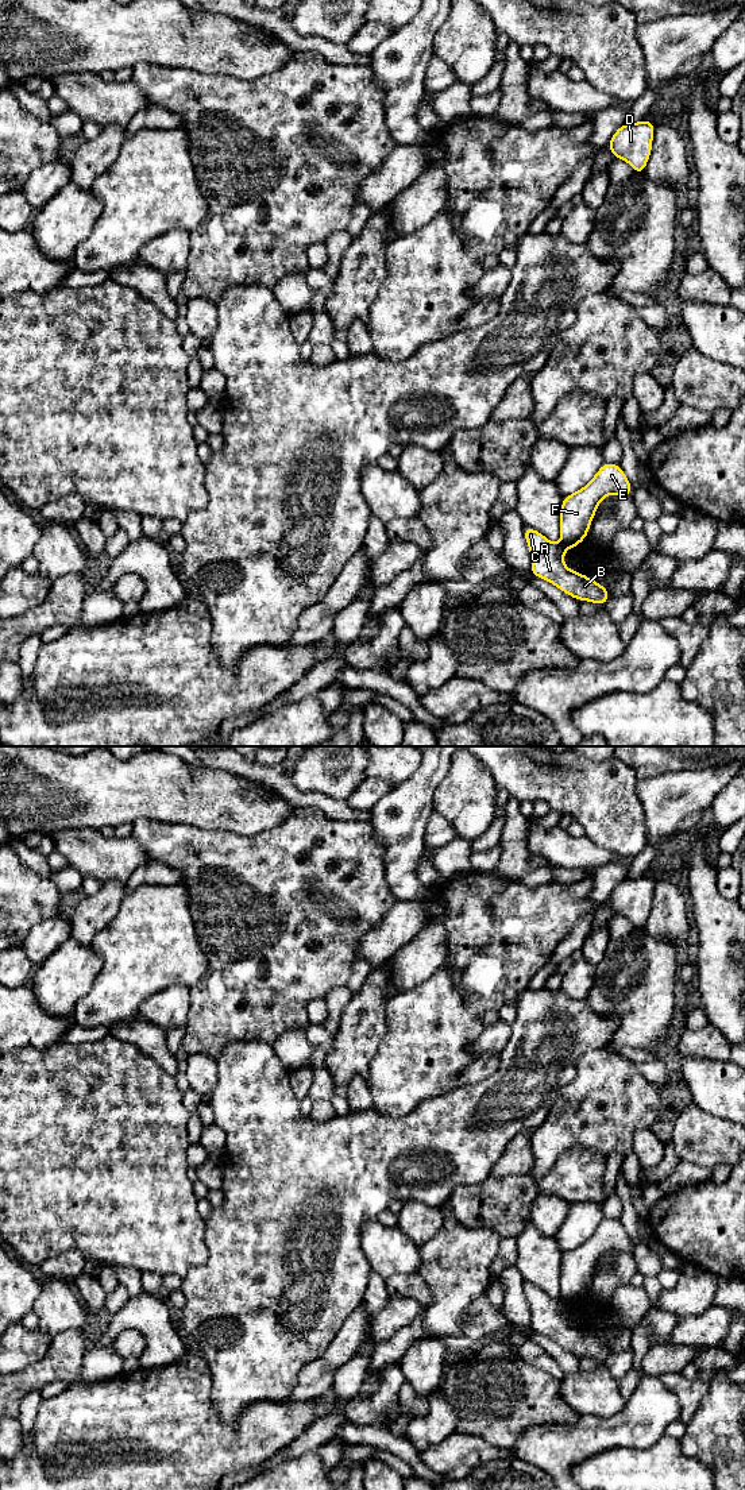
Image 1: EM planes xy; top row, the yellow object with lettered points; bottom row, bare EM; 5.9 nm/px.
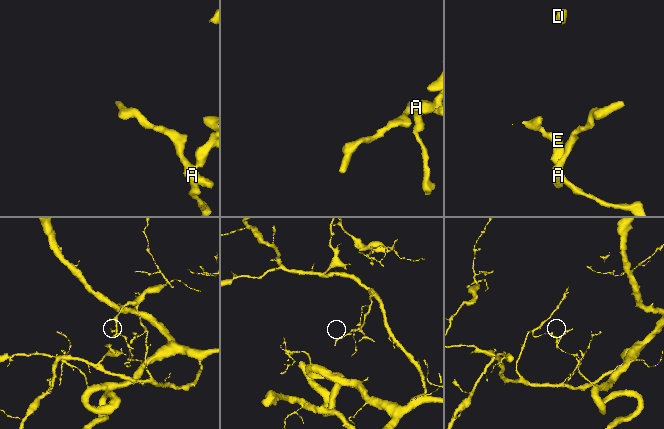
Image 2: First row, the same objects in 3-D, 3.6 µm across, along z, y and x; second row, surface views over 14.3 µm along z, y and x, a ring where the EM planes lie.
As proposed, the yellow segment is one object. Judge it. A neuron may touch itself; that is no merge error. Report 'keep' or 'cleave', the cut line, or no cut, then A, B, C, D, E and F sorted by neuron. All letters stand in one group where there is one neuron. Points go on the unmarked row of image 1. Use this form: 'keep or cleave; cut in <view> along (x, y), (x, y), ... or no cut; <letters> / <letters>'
cleave; cut in xy along (560, 1299), (567, 1304); A B C / D E F

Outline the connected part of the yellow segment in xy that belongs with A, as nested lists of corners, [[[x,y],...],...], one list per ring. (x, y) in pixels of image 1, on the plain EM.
[[[529,1282],[524,1284],[524,1293],[530,1306],[530,1331],[552,1339],[576,1356],[605,1362],[610,1354],[609,1343],[567,1324],[563,1315],[567,1304],[561,1298],[555,1300]]]

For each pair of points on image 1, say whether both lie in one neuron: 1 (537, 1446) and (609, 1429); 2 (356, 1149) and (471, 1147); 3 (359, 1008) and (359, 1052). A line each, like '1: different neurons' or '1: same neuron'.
1: same neuron
2: same neuron
3: same neuron

